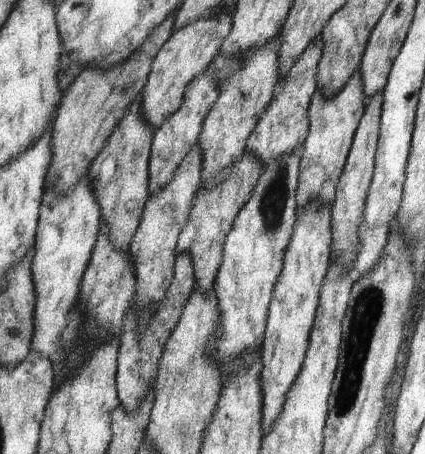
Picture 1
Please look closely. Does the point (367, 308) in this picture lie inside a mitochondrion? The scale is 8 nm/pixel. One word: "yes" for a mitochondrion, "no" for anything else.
yes

